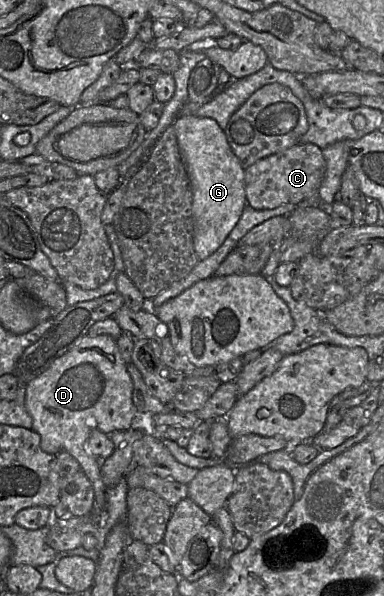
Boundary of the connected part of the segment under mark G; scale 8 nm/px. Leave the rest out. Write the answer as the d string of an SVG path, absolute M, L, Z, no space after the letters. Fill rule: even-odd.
M179 116L173 127L193 194L193 246L198 259L203 260L224 243L247 205L245 170L228 144L224 130L214 119Z

